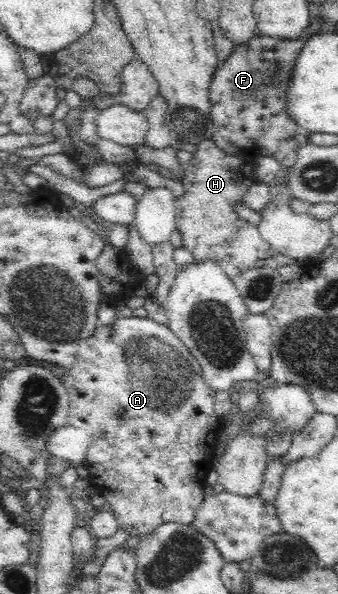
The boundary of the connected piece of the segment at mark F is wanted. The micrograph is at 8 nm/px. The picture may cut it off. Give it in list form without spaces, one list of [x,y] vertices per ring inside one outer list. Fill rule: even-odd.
[[[315,18],[312,20],[307,34],[301,37],[301,40],[279,40],[257,34],[253,40],[249,40],[249,44],[236,46],[231,56],[227,58],[227,62],[223,66],[218,66],[209,87],[209,96],[212,106],[211,117],[215,128],[212,140],[223,152],[238,157],[245,156],[248,159],[269,156],[277,150],[277,142],[300,133],[299,128],[293,120],[288,118],[288,112],[285,111],[285,93],[283,92],[289,86],[289,76],[291,76],[297,54],[309,37],[320,32],[319,22],[316,22]]]

